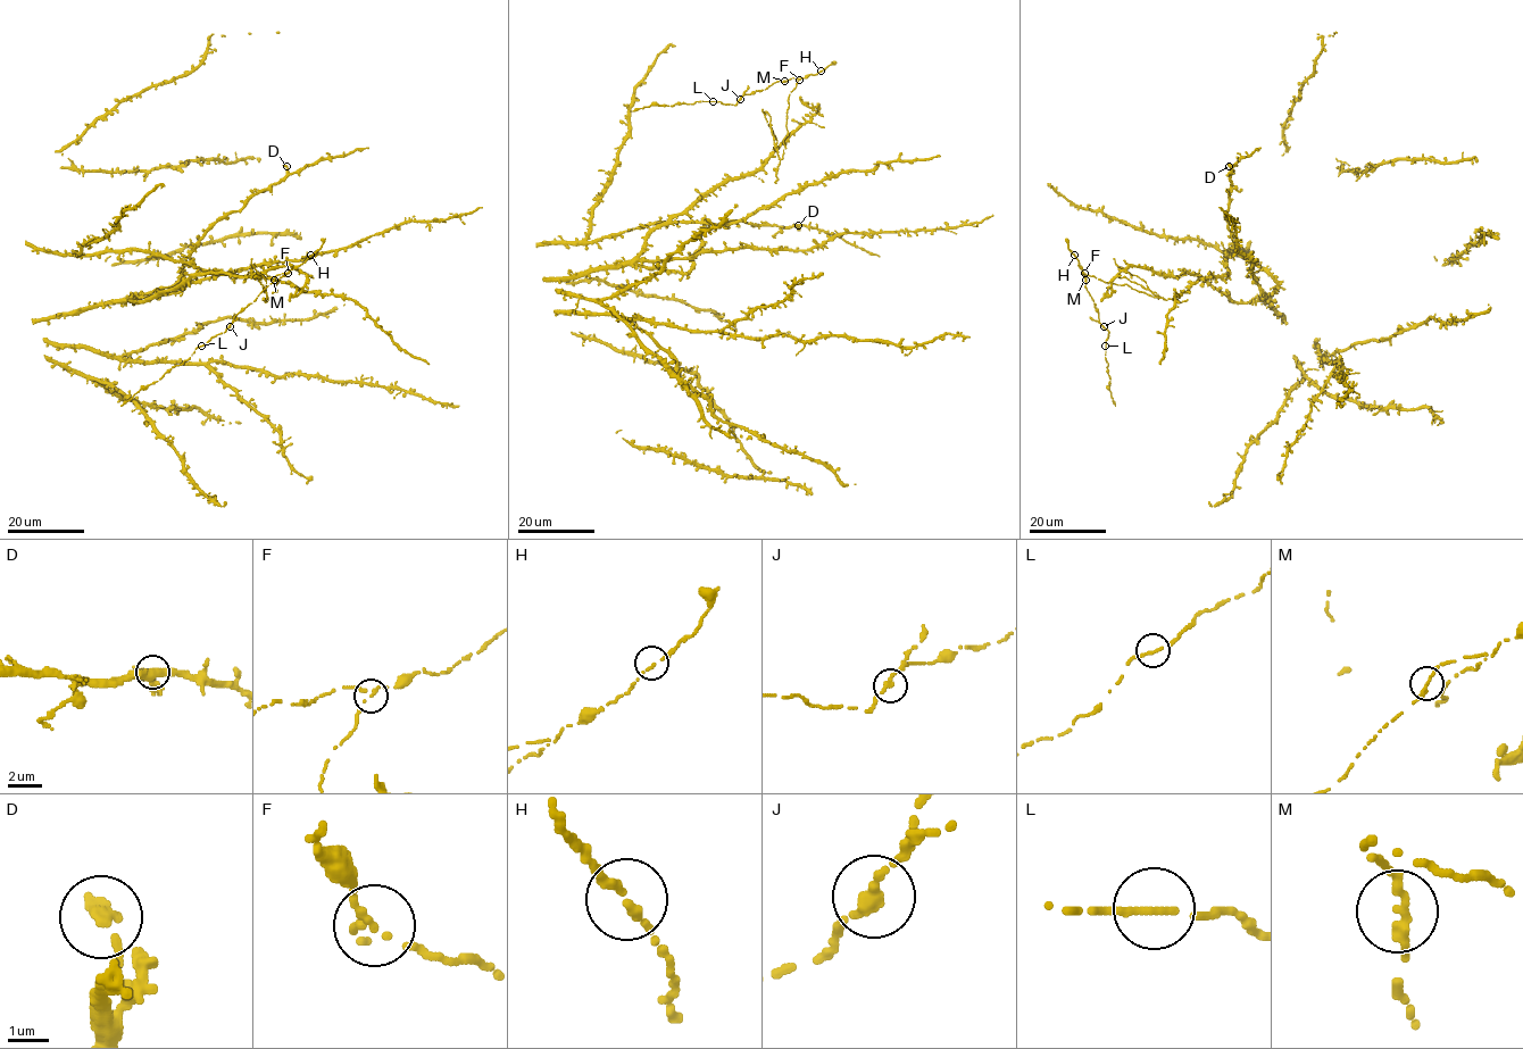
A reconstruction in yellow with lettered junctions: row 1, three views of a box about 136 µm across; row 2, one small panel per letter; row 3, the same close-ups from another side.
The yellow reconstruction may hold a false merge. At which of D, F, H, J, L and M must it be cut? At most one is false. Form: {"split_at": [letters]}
{"split_at": ["F"]}

